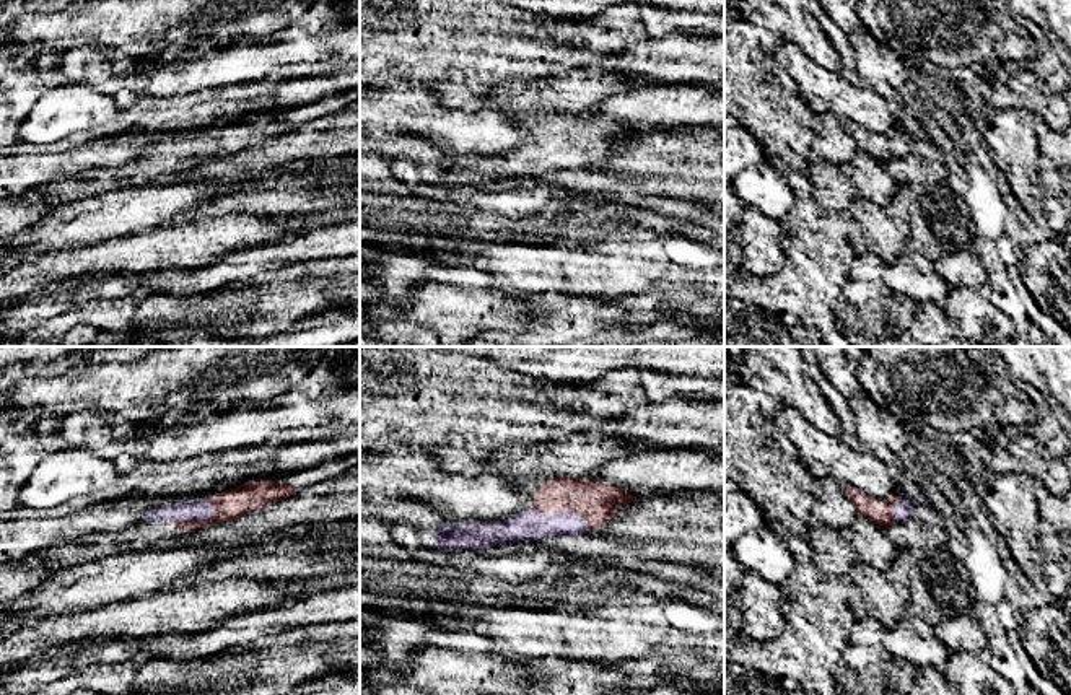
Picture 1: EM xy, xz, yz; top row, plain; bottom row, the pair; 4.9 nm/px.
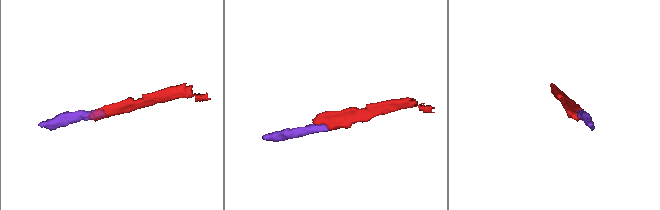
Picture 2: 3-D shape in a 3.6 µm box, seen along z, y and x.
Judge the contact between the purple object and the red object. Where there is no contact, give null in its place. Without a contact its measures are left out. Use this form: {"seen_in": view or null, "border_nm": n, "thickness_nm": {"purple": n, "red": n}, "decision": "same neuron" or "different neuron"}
{"seen_in": "xz", "border_nm": 300, "thickness_nm": {"purple": 150, "red": 200}, "decision": "same neuron"}

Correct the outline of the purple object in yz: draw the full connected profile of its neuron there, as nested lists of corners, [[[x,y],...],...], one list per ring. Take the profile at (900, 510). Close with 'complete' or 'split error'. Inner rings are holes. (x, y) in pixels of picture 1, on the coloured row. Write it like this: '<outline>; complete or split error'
[[[845,487],[845,492],[856,508],[856,514],[887,527],[895,521],[905,522],[911,519],[910,495],[890,496],[887,500],[872,498],[855,487]]]; split error

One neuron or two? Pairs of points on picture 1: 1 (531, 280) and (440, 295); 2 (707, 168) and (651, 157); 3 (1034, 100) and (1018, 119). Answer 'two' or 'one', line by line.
1: two
2: one
3: two

